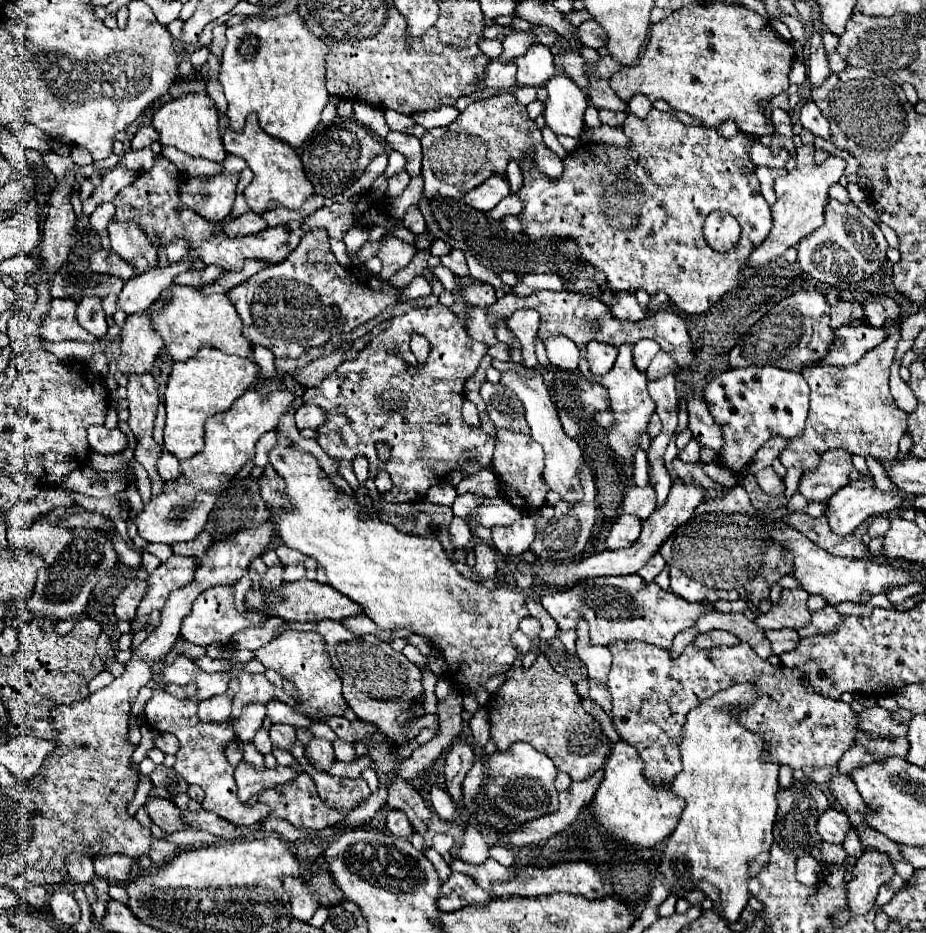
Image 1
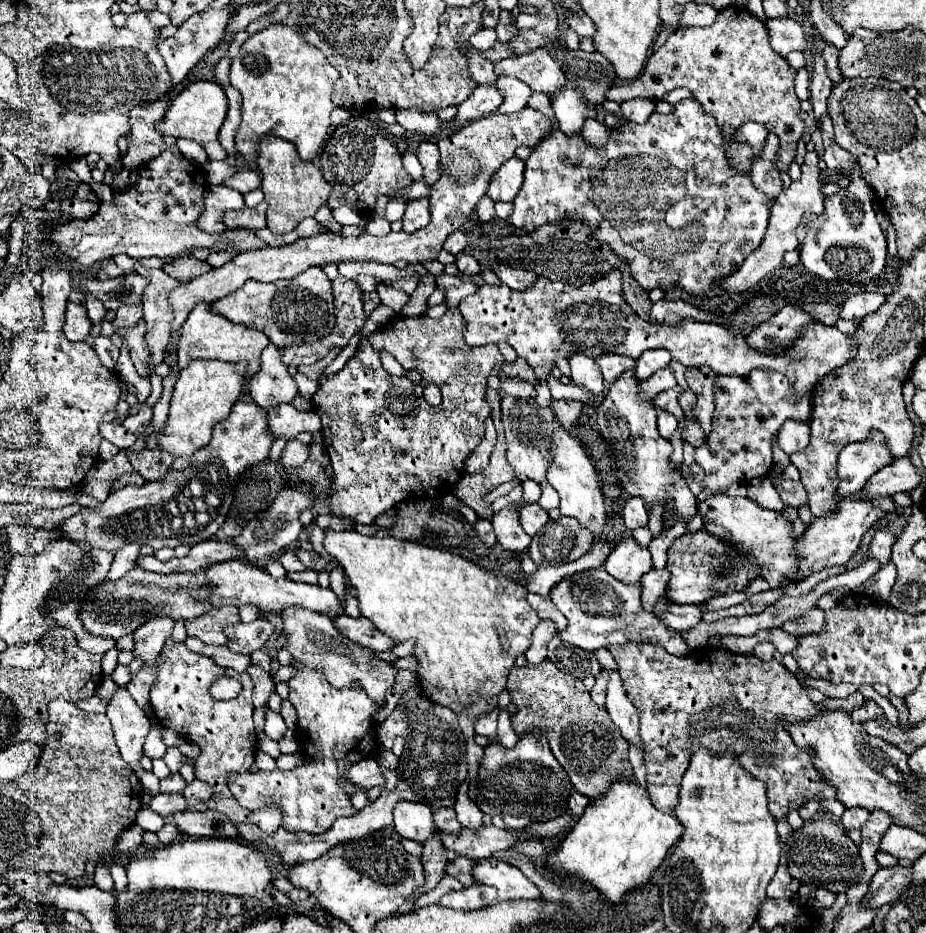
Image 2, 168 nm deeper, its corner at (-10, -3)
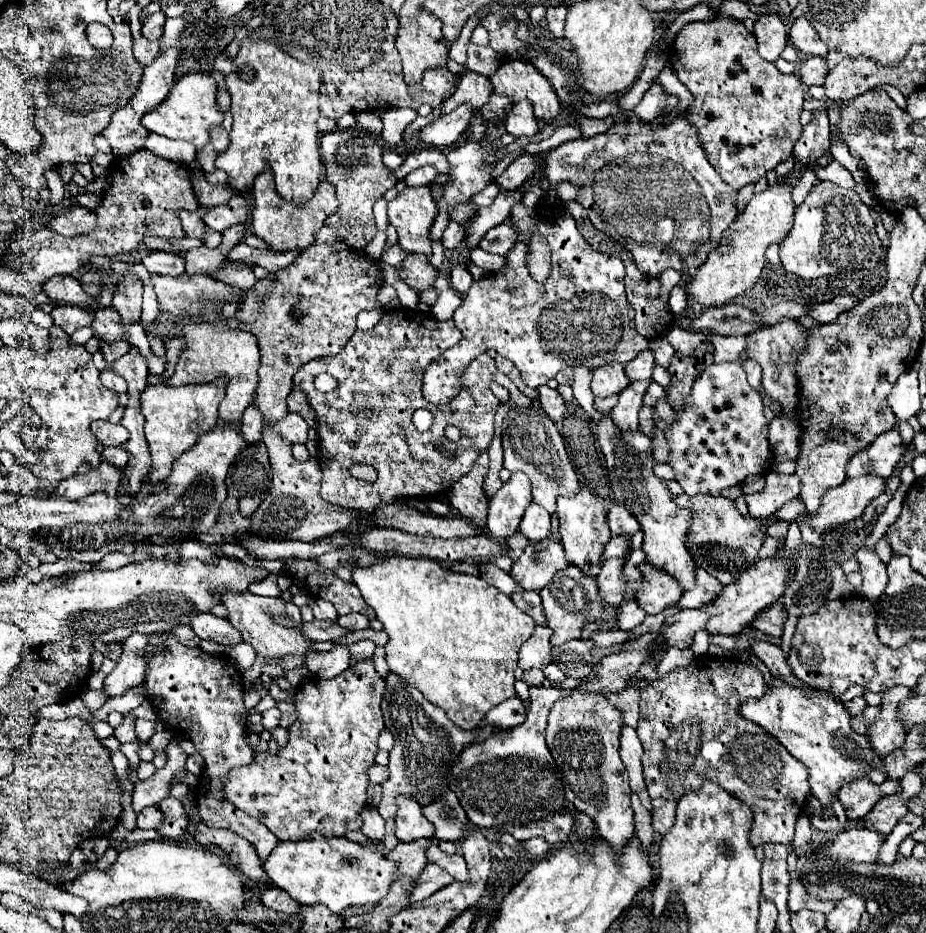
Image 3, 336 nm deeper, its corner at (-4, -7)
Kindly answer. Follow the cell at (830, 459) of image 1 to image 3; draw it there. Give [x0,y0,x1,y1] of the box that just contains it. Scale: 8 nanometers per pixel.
[846,427,904,479]

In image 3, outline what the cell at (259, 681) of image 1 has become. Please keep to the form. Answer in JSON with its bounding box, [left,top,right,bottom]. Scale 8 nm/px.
[146,633,278,861]

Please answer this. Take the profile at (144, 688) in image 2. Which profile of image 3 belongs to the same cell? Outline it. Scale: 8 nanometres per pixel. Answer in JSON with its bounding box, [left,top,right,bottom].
[114,713,136,743]

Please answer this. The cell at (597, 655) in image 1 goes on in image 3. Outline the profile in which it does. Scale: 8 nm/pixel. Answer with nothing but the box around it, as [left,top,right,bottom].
[620,725,652,811]

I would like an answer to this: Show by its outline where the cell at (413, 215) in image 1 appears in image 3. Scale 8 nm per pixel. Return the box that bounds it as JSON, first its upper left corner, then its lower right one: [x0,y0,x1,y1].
[388,187,436,257]

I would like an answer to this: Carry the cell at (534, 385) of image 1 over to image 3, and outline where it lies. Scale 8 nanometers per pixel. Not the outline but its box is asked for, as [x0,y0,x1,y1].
[558,487,610,577]

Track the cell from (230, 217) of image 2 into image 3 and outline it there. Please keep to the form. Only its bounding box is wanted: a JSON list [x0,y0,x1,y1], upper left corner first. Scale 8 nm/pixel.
[204,197,250,231]

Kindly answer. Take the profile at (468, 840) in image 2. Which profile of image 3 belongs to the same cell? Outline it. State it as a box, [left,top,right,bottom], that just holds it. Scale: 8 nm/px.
[386,837,440,879]

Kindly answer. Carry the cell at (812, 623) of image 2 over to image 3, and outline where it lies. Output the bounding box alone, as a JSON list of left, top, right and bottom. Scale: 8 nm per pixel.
[752,603,788,637]

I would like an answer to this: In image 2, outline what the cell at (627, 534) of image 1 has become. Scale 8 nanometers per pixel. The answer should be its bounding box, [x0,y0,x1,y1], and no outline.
[604,537,652,585]

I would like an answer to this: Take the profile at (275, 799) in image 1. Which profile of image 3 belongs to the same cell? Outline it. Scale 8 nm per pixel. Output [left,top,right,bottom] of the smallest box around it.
[224,659,384,841]

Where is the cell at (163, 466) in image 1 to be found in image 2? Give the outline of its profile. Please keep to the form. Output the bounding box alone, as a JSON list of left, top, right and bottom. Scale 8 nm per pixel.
[128,449,172,481]

